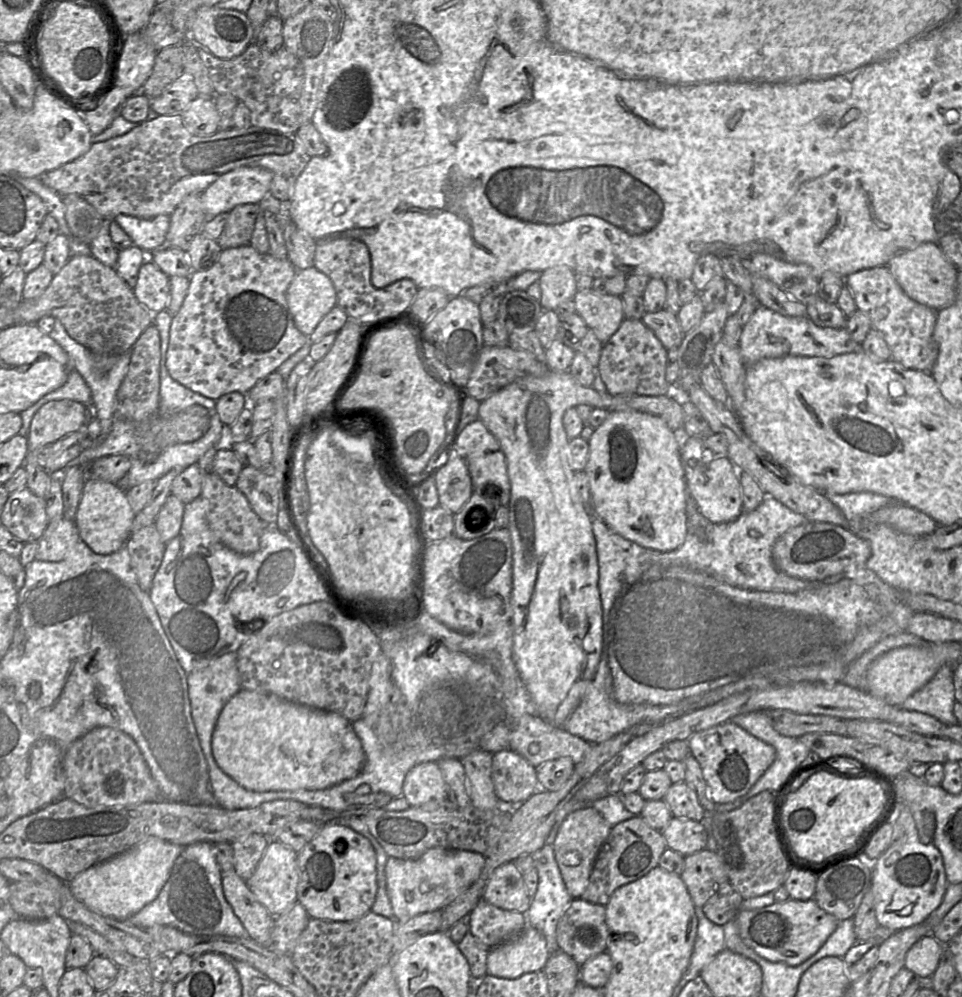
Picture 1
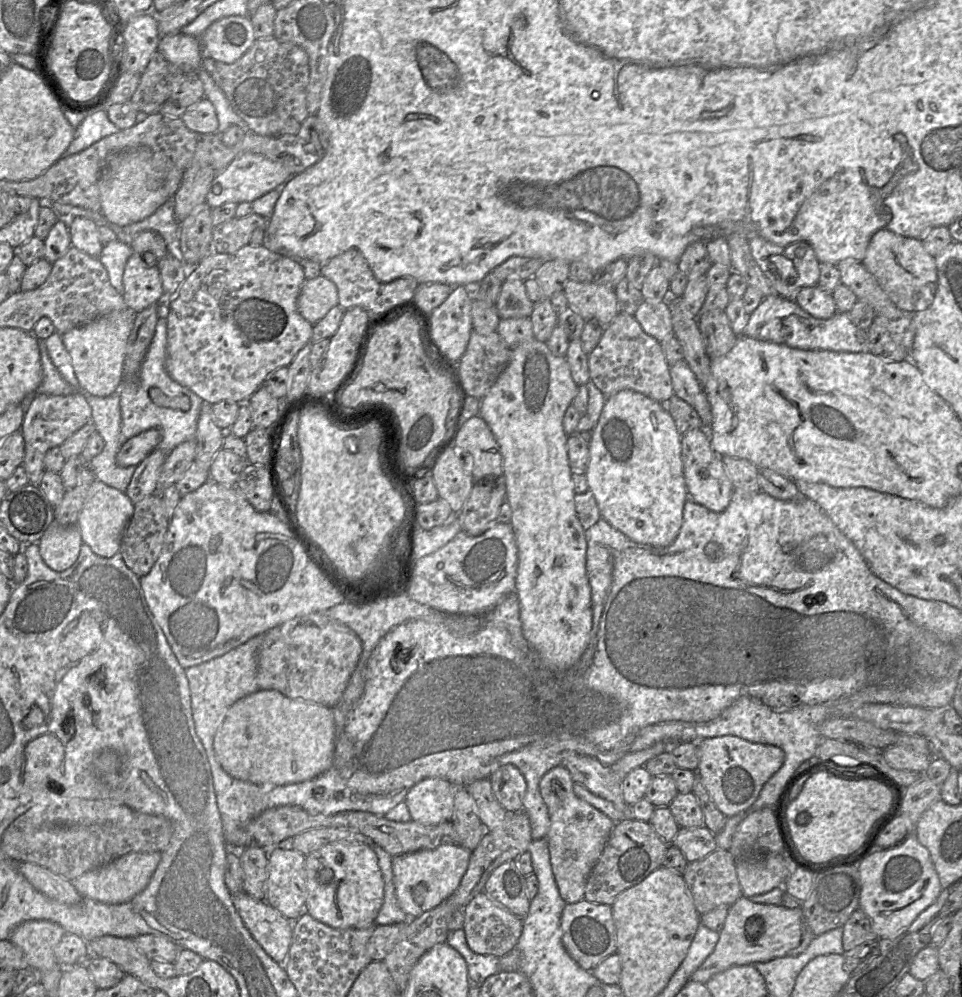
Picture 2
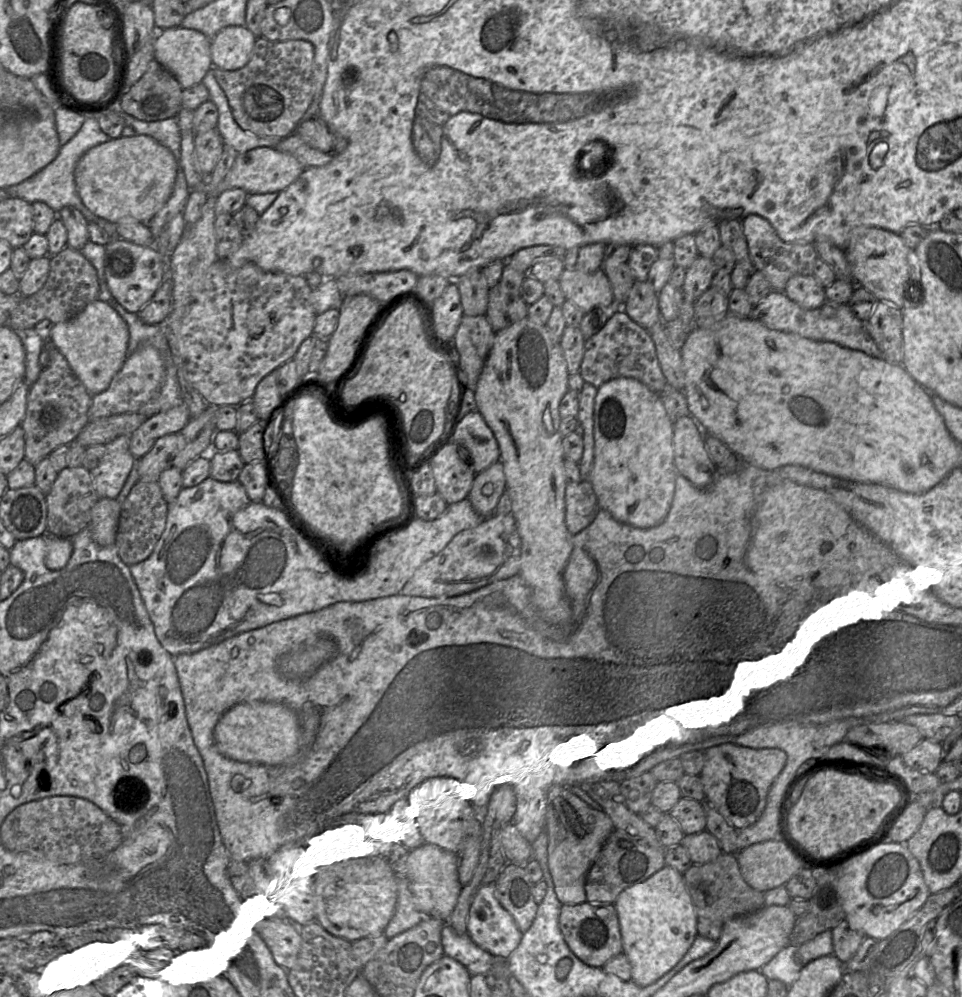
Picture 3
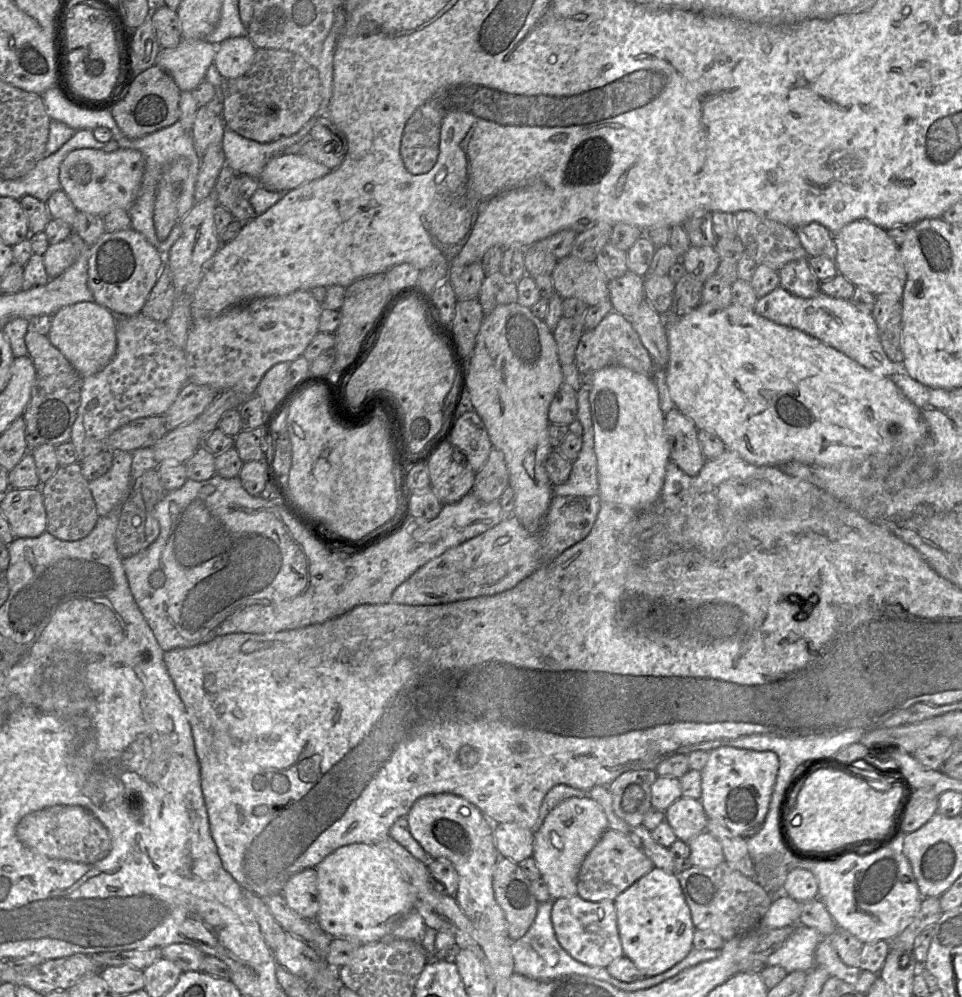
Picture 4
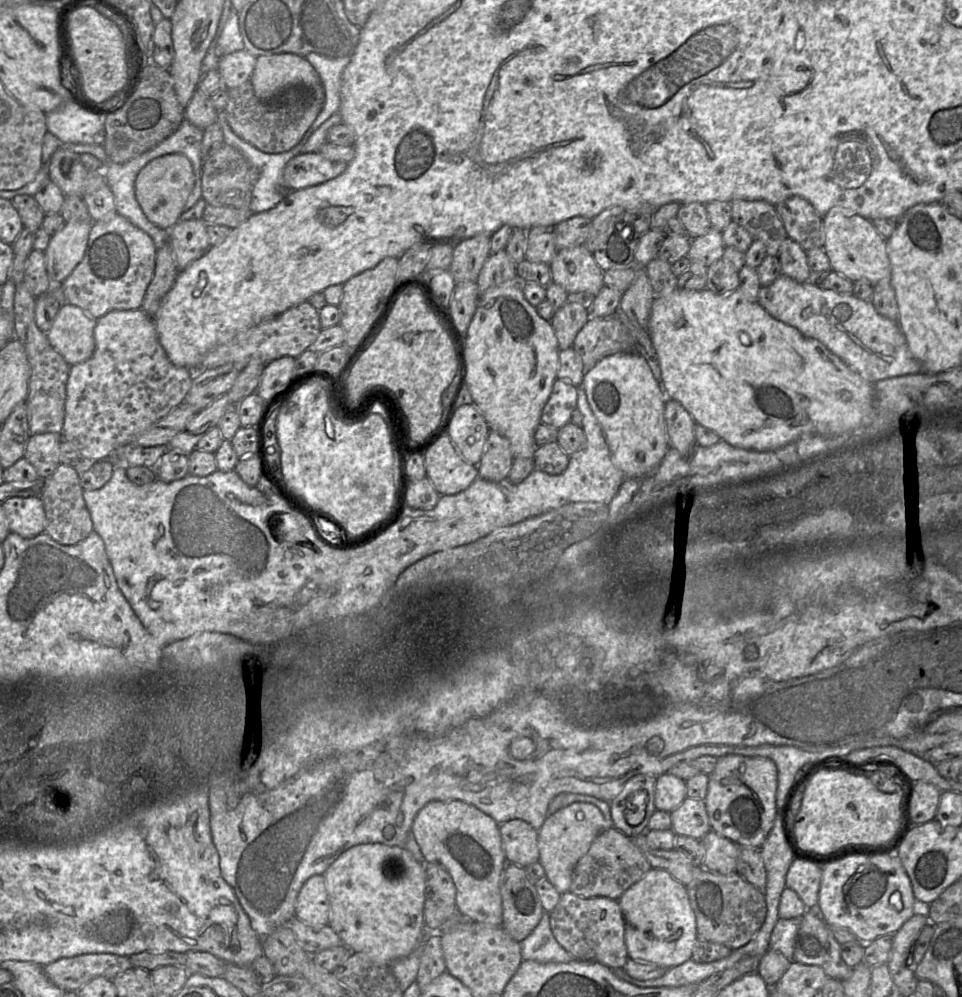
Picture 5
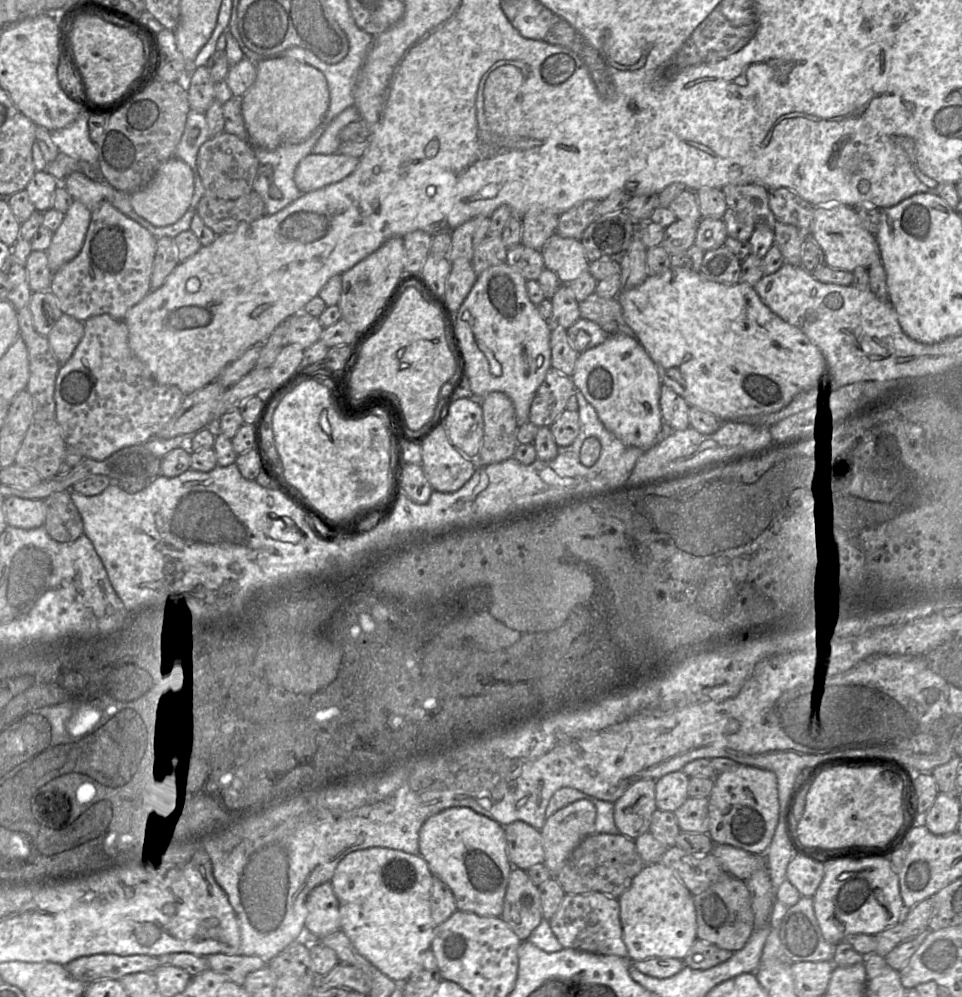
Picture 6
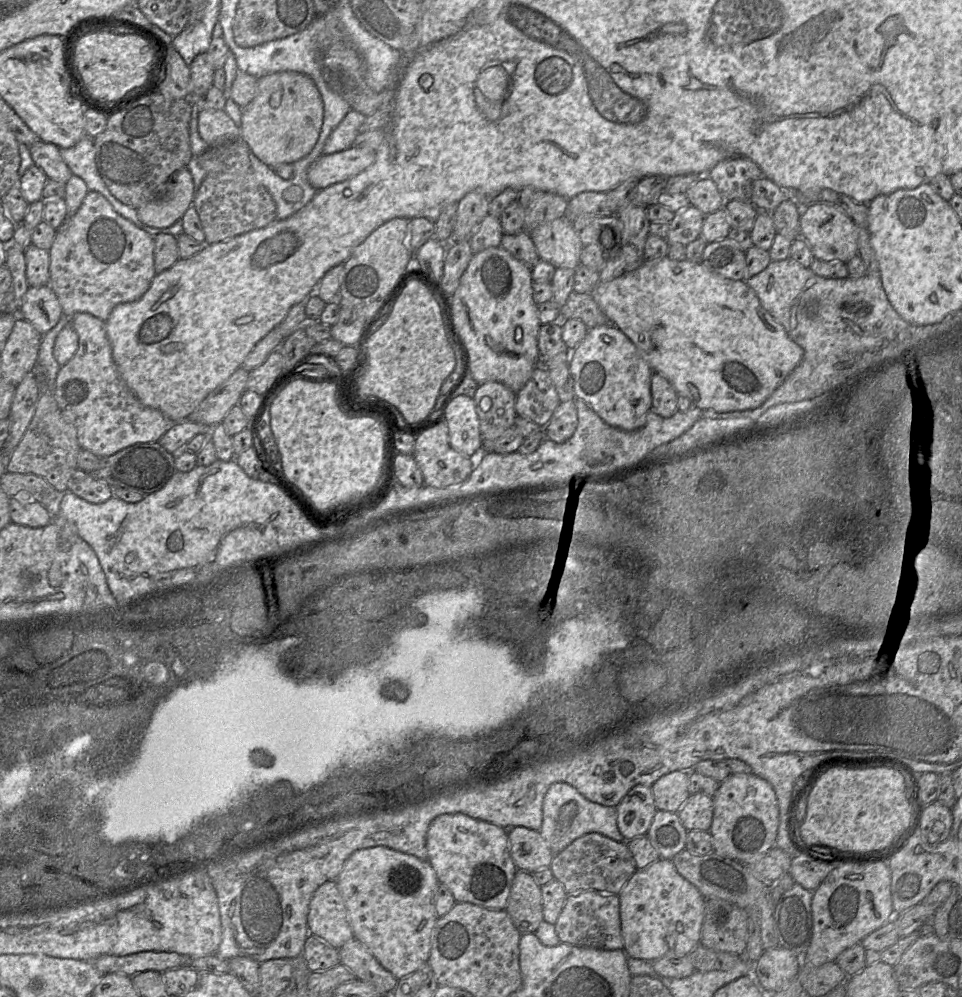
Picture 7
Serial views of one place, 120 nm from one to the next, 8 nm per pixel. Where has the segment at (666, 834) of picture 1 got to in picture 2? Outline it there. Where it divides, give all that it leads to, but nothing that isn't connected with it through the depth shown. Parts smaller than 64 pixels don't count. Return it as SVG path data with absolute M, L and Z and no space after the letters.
M704 825L680 828L669 845L679 848L688 862L703 859L717 849L715 834Z

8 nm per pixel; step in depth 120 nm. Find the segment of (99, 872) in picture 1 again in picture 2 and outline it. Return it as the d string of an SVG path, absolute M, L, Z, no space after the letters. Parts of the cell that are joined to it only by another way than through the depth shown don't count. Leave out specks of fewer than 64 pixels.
M134 852L91 870L73 881L77 892L84 898L107 904L121 904L132 900L148 885L161 860L161 852Z

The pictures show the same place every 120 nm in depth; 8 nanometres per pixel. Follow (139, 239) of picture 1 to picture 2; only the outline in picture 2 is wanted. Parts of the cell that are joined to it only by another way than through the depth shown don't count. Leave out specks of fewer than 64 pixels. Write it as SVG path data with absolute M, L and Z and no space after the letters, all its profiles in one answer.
M168 200L149 217L123 227L130 237L142 231L155 231L164 239L169 253L181 260L180 223L175 218L174 200Z

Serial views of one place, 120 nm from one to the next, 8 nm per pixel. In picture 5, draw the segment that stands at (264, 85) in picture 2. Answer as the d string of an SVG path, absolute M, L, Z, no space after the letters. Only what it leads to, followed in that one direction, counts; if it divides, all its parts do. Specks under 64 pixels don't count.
M250 80L238 87L228 89L227 92L228 102L224 111L230 128L241 139L265 153L282 153L294 147L311 127L325 102L323 85L318 86L313 94L308 94L304 89L288 89L271 101L259 99L254 93Z

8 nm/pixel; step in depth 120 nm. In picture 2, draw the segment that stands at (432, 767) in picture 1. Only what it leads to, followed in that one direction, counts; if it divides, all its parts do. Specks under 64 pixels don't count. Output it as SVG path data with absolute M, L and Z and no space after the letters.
M426 778L414 785L405 797L411 820L437 825L452 820L455 787L442 778Z

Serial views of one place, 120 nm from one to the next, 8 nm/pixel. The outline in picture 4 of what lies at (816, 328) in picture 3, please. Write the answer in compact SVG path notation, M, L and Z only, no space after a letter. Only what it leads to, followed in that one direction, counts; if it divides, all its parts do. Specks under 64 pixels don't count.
M779 285L757 299L754 311L776 324L800 330L819 339L874 374L892 377L906 373L904 361L894 362L886 355L872 314L861 311L849 299L833 298L821 291L814 297L801 298Z

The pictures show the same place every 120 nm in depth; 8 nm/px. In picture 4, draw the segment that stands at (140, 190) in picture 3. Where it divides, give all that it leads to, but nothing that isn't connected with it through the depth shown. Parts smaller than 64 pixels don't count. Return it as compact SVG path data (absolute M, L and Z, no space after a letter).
M83 148L71 151L60 165L59 181L77 211L104 216L114 209L128 210L135 201L143 175L145 161L134 149L119 148L113 152Z

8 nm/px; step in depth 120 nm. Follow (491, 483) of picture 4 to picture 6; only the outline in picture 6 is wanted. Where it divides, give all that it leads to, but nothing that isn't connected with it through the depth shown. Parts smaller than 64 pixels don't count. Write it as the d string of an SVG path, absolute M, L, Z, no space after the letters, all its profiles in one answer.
M491 392L480 399L484 434L479 451L481 465L506 461L518 446L518 424L511 399L503 392Z

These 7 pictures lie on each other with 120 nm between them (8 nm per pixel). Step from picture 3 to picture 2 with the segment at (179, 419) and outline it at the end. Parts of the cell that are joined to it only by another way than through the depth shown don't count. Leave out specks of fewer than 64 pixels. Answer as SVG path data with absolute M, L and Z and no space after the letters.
M151 428L124 442L117 453L116 463L121 467L137 466L161 440L158 429Z

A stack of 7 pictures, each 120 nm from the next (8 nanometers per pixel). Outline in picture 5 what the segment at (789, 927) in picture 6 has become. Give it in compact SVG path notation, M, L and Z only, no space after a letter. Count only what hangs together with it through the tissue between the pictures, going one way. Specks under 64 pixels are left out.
M818 906L809 908L799 920L792 962L819 966L829 978L840 981L846 980L852 975L853 968L847 966L841 958L840 945L830 931L829 925L818 913Z

